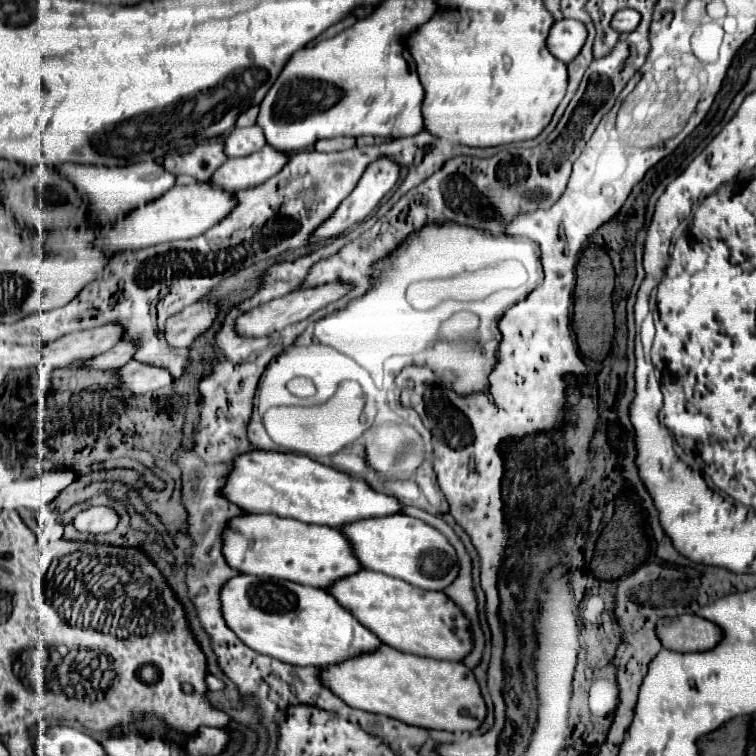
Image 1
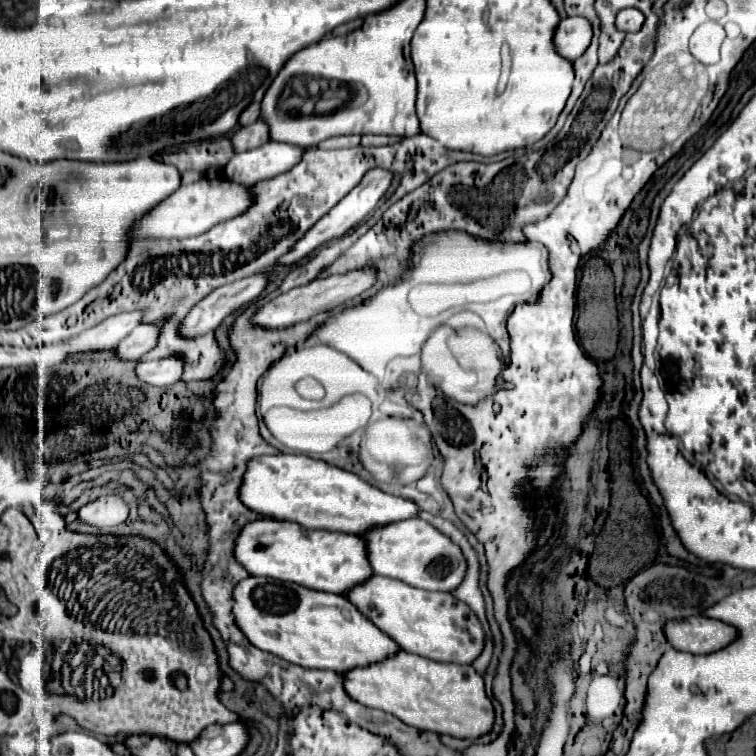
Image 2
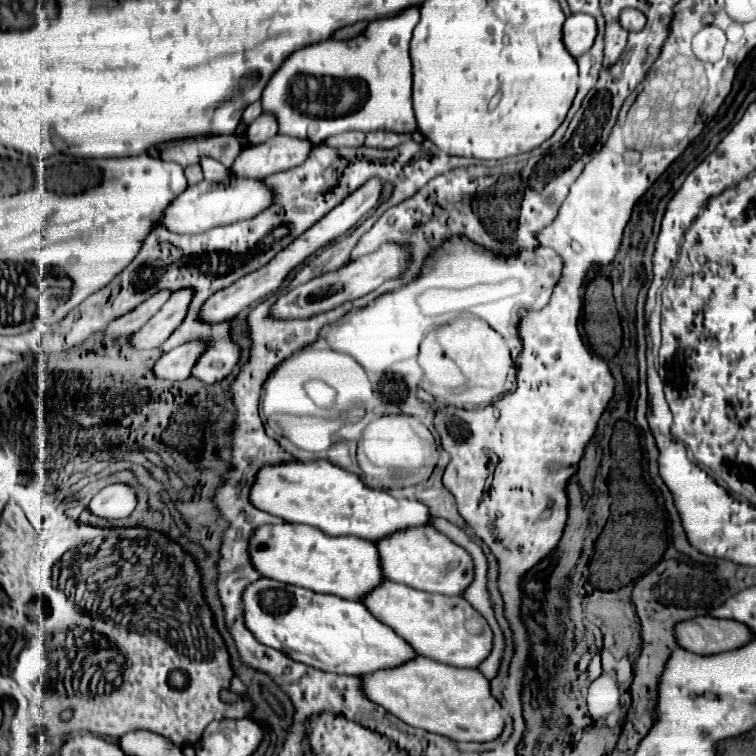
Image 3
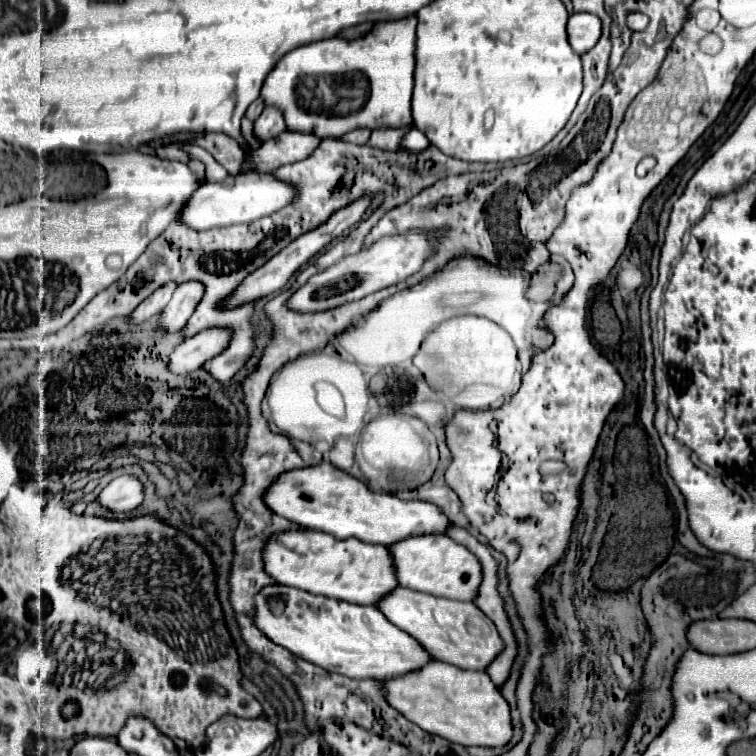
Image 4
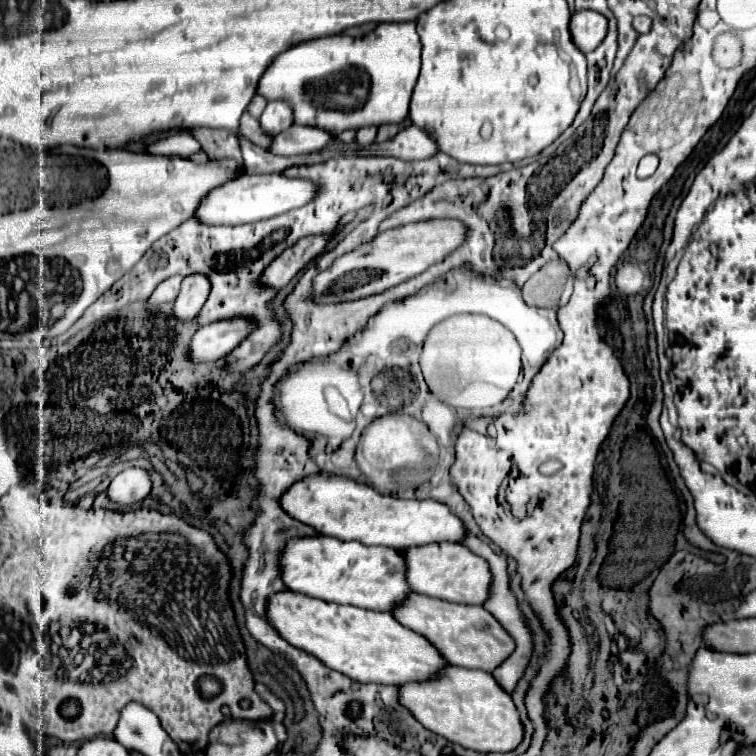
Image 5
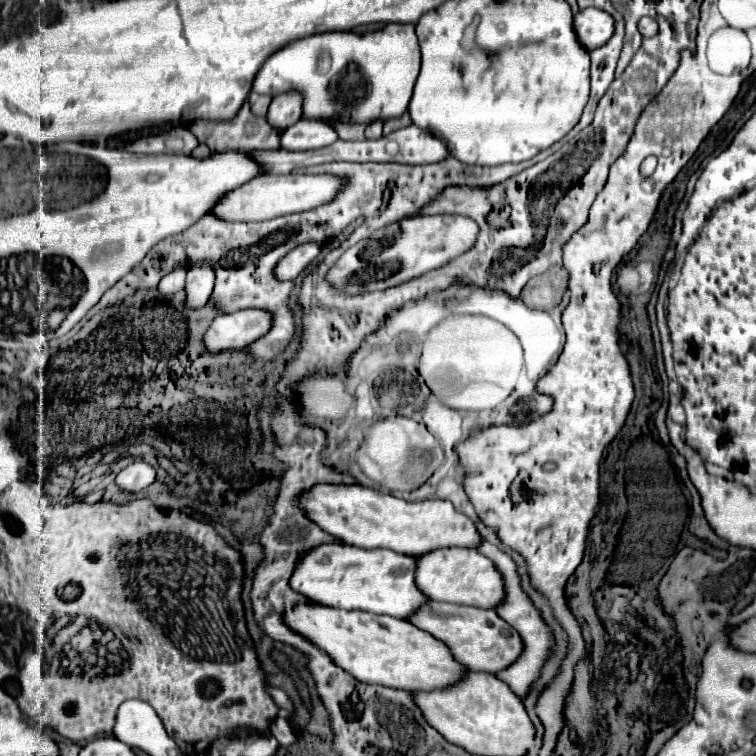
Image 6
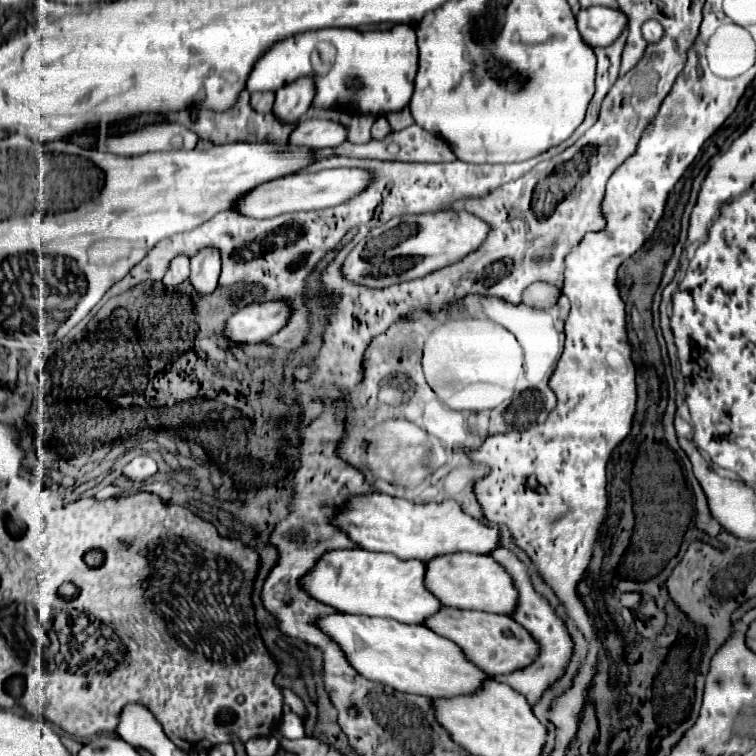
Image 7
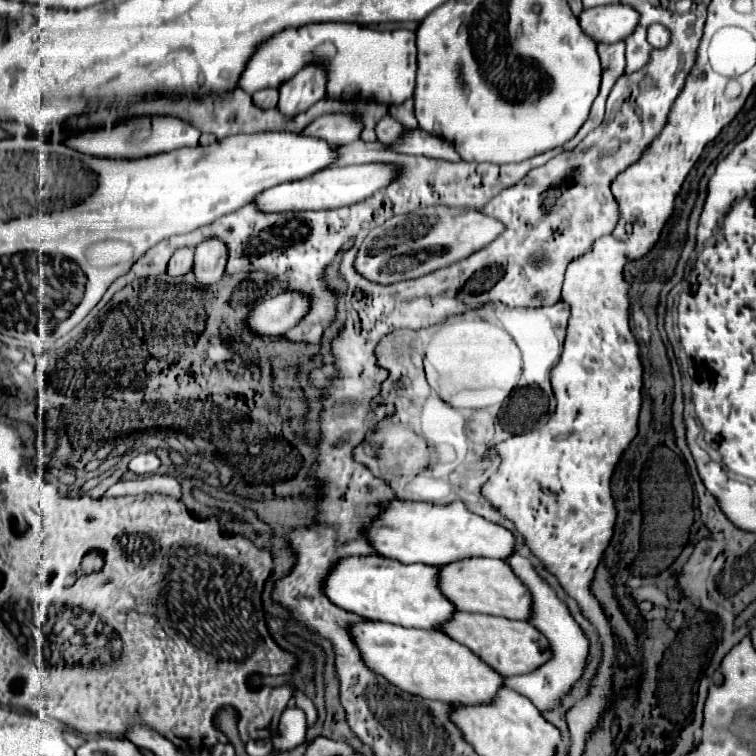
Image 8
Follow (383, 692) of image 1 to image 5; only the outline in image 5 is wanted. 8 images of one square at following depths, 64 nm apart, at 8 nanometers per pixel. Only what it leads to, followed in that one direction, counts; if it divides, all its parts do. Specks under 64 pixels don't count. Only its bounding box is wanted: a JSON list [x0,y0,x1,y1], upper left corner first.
[400,666,524,754]

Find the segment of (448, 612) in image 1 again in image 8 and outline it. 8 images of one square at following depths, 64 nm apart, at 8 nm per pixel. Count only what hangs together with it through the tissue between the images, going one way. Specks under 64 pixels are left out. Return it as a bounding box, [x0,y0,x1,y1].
[442,612,552,676]

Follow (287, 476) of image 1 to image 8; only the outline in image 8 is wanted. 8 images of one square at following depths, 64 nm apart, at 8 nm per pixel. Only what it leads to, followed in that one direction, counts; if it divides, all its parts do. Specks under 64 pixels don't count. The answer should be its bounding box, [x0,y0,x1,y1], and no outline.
[368,500,516,568]

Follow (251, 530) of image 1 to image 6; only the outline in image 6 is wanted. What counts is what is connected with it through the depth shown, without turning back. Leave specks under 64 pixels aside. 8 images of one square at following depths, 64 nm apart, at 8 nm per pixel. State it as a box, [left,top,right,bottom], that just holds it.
[292,544,428,620]

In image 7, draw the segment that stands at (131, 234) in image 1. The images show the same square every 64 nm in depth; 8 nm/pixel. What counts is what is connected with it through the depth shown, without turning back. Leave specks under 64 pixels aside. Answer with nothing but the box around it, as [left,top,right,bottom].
[236,168,374,218]

